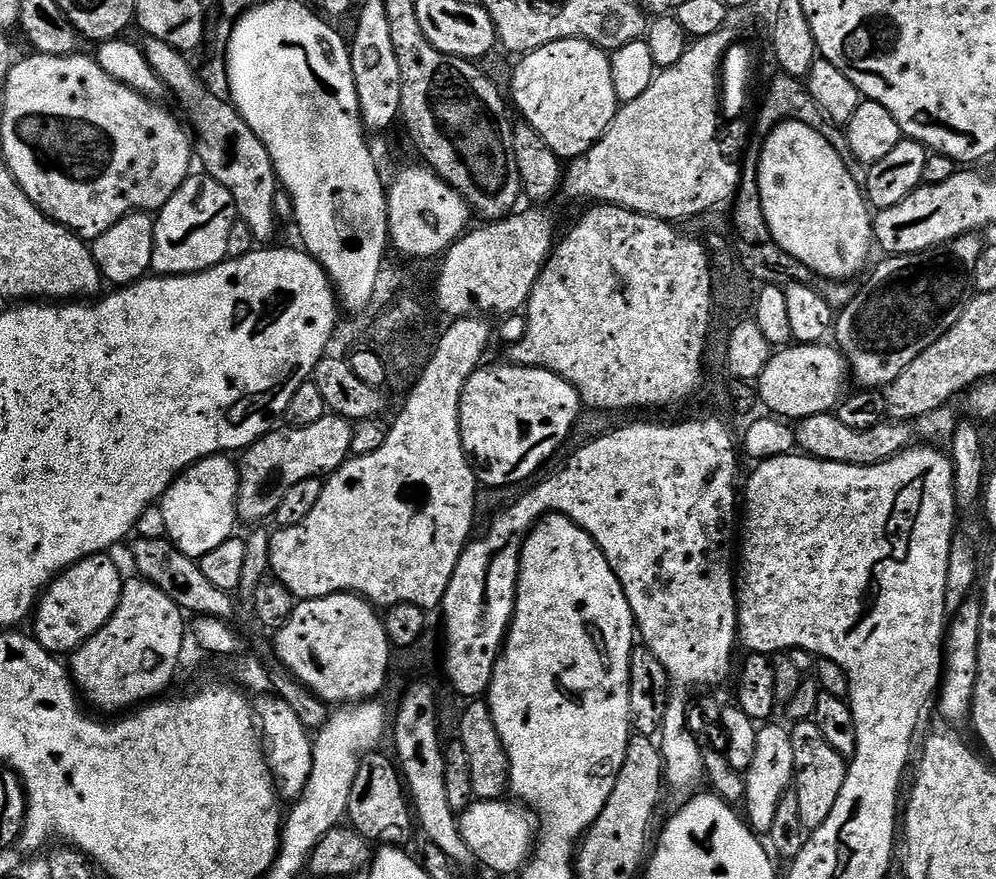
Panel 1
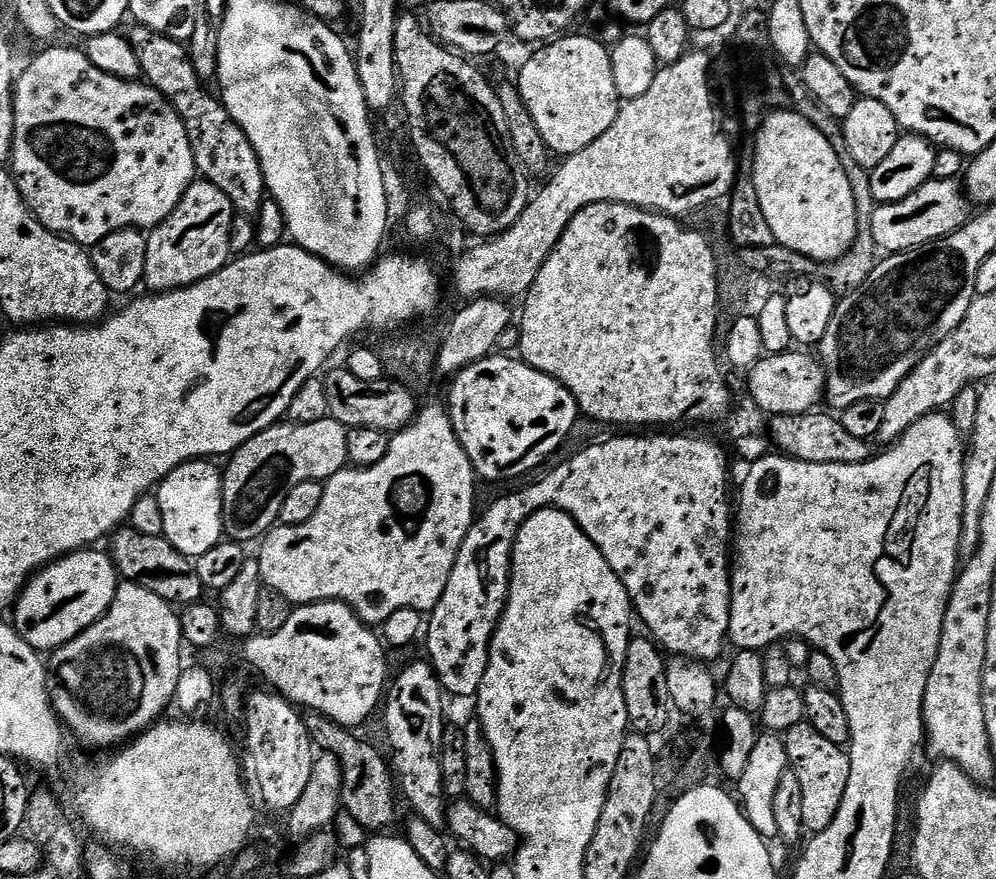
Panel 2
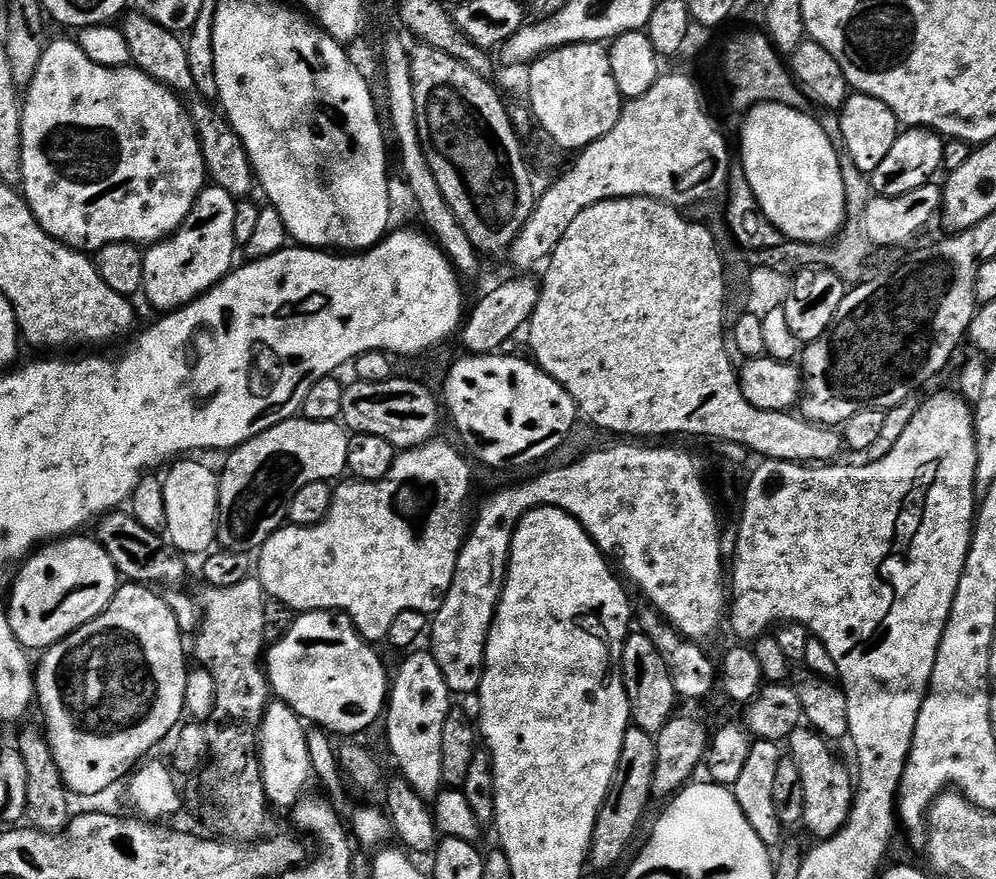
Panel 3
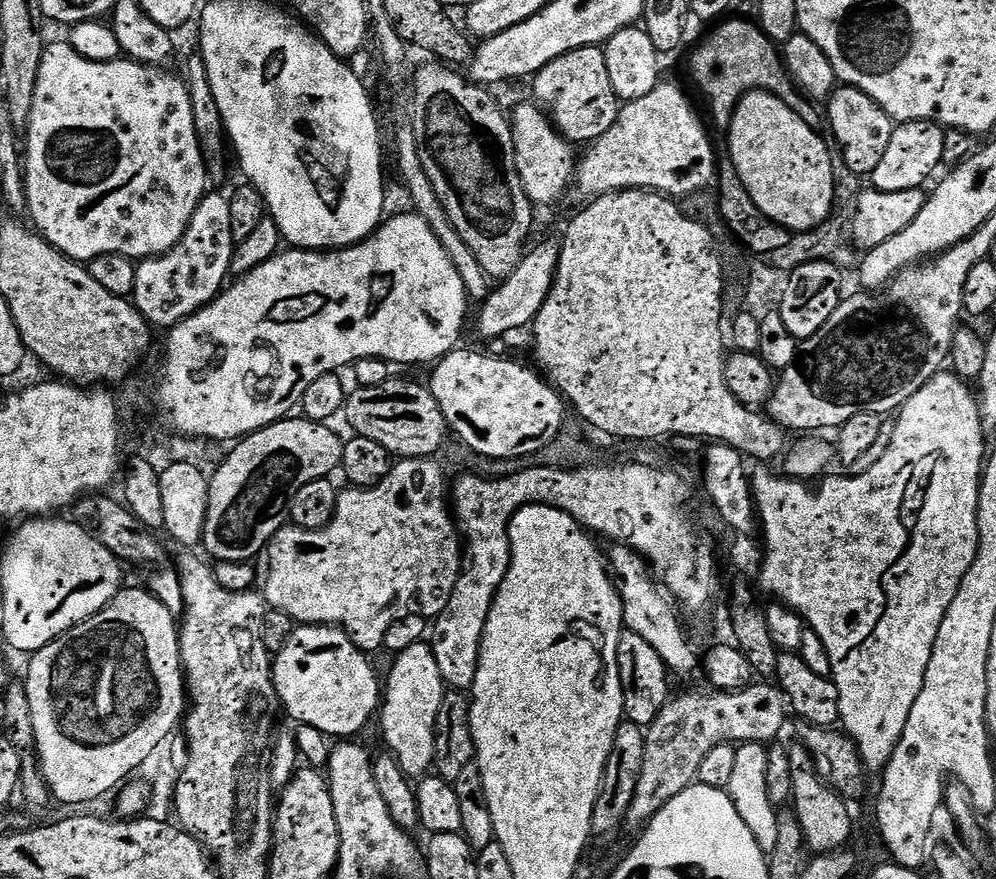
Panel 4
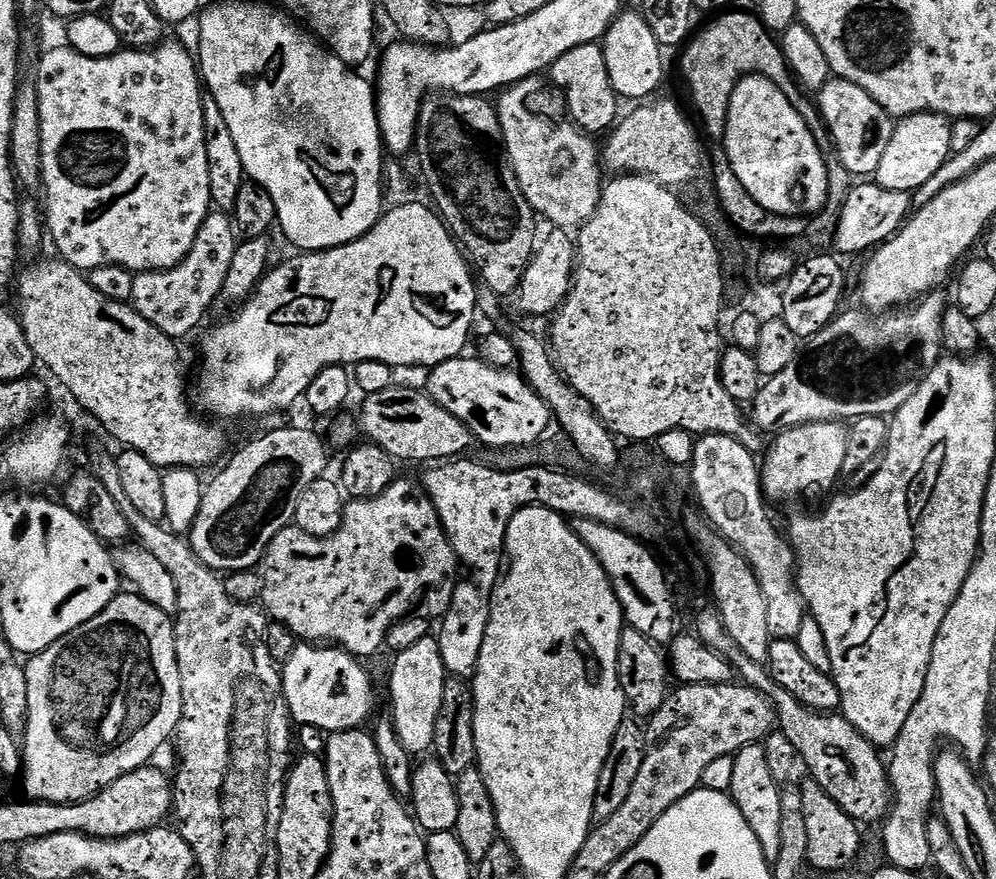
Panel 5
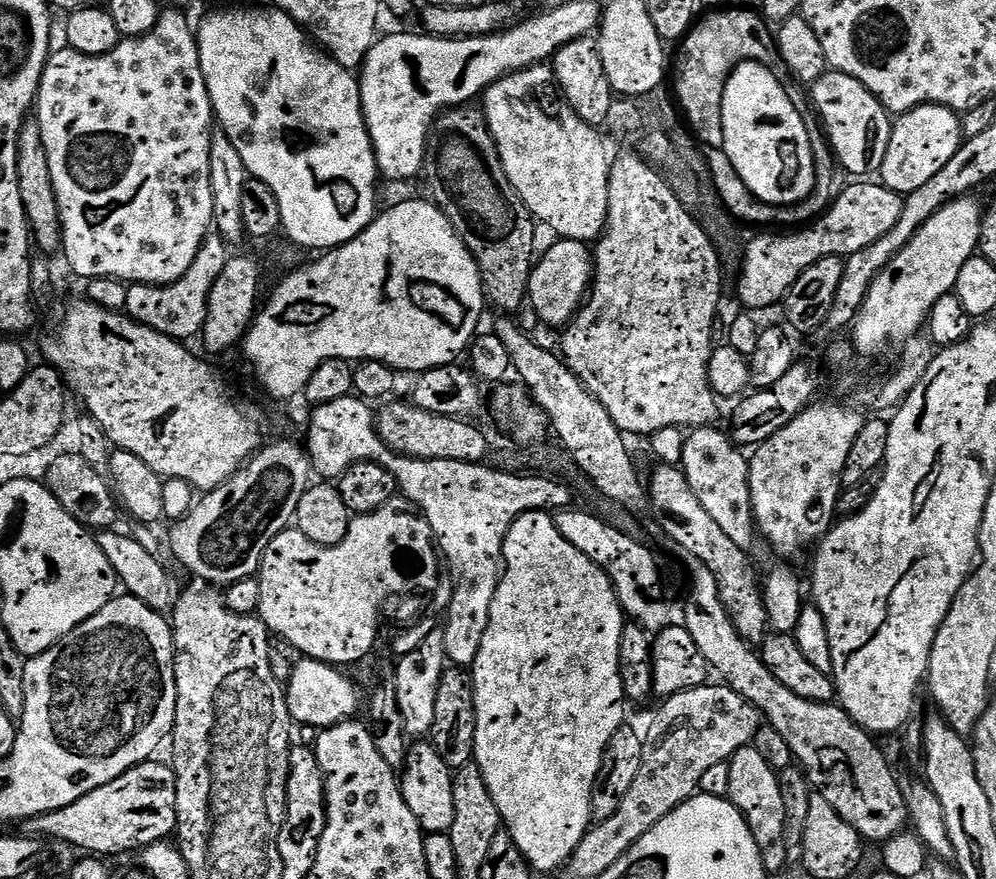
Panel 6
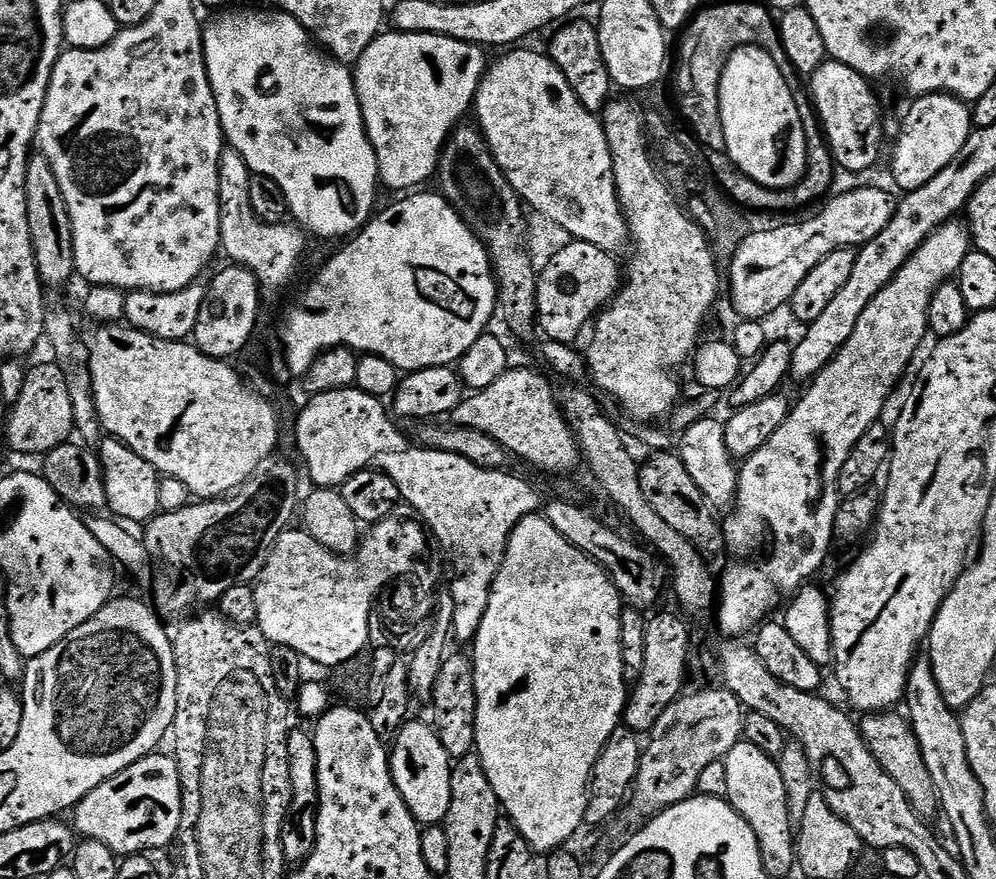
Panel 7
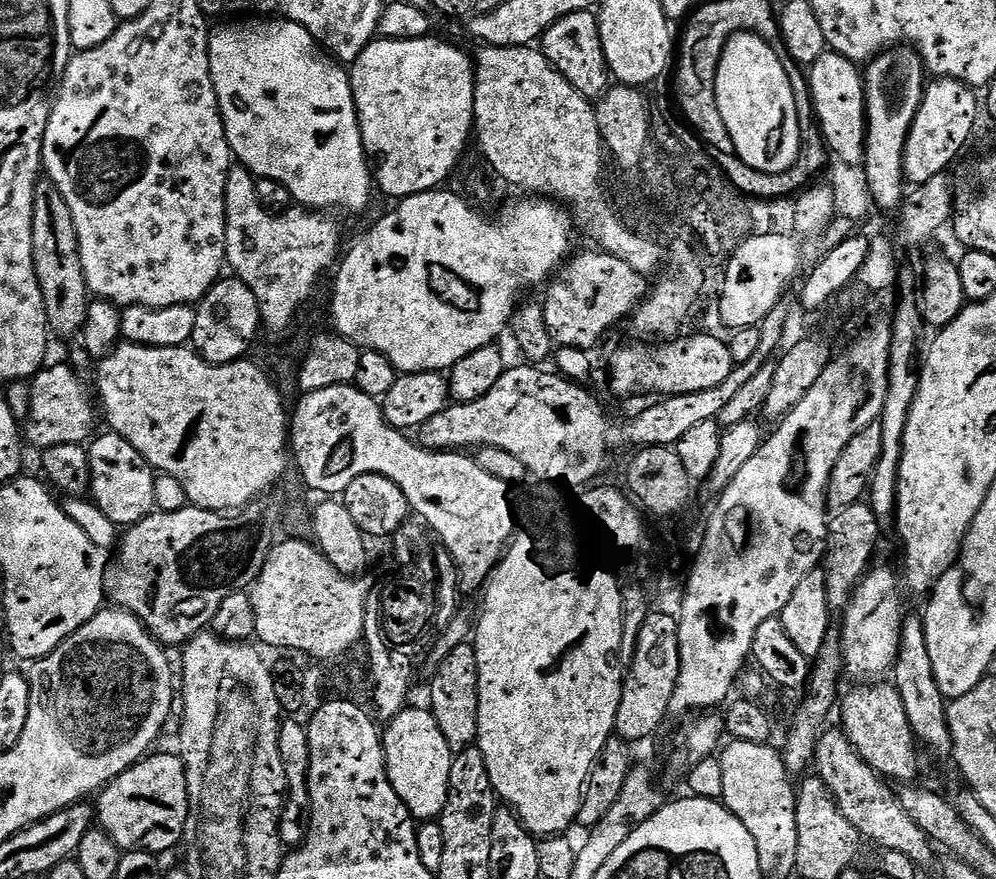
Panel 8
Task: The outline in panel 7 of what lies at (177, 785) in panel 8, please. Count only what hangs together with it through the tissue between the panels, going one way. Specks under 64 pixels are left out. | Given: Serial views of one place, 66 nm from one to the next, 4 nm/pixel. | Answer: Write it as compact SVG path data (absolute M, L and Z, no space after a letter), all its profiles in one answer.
M153 754L126 766L114 778L102 782L74 809L74 828L81 837L104 842L117 856L156 854L159 848L175 841L182 822L180 775L171 755Z

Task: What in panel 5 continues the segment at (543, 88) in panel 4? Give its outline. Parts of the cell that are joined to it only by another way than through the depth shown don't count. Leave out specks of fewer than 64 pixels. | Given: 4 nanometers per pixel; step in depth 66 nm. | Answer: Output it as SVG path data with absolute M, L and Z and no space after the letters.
M599 43L578 46L570 50L570 54L562 54L562 58L558 58L558 62L551 66L550 80L564 92L571 121L585 133L607 133L617 123L618 97L610 82L610 74L606 70L604 49Z

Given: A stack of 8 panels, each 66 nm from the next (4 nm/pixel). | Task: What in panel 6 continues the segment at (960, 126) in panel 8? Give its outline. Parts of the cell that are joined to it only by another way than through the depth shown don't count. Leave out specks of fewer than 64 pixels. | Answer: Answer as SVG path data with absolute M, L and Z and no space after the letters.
M920 104L909 112L897 115L892 125L890 146L878 173L879 183L901 194L919 190L958 154L962 137L960 116L944 104Z

